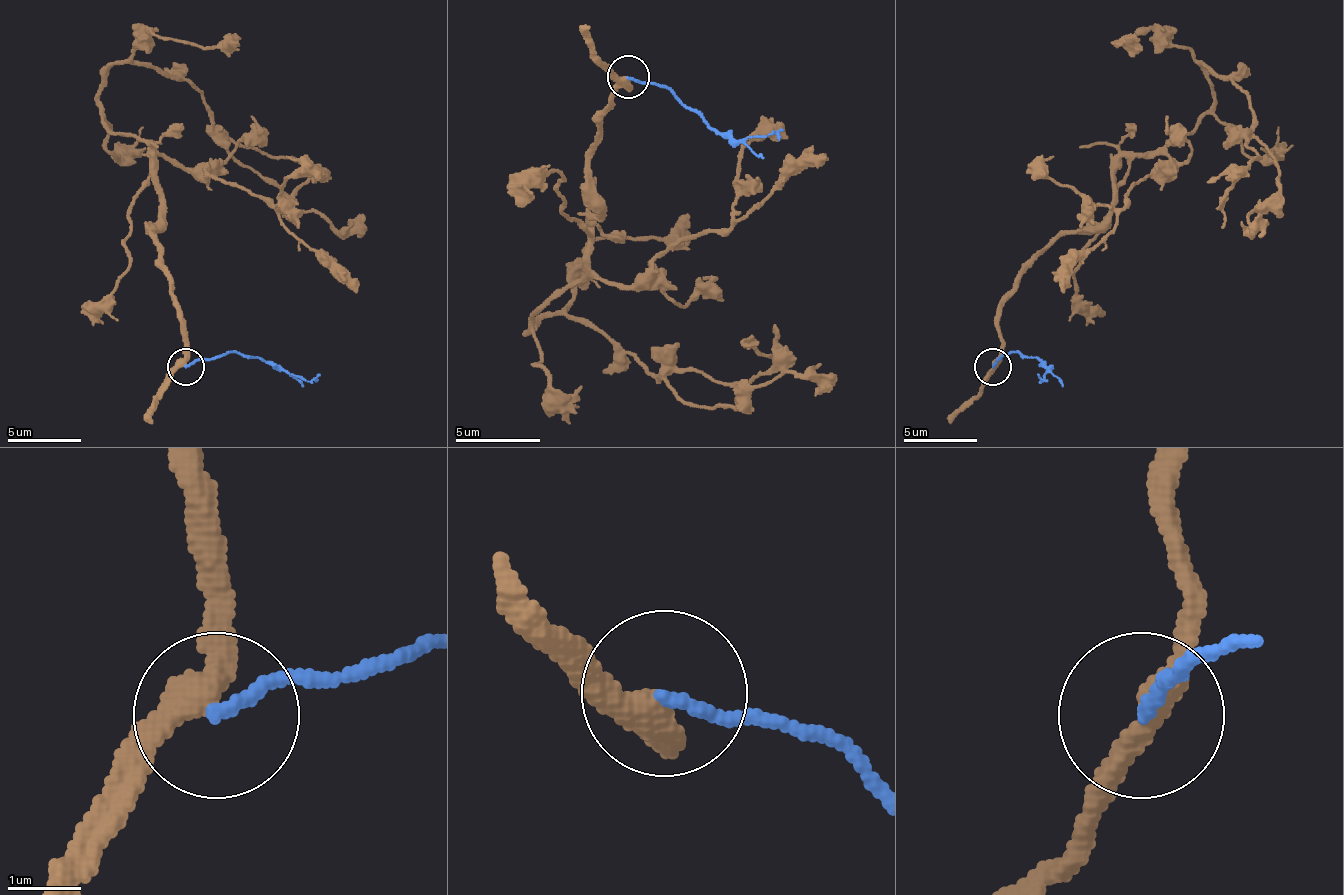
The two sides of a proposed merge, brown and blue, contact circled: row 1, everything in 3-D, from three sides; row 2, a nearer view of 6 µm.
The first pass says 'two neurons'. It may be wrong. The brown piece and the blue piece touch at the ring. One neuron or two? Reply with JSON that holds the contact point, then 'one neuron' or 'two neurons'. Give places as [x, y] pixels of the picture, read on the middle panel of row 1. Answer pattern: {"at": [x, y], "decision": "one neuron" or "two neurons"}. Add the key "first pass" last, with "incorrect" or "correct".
{"at": [628, 77], "decision": "two neurons", "first pass": "correct"}

